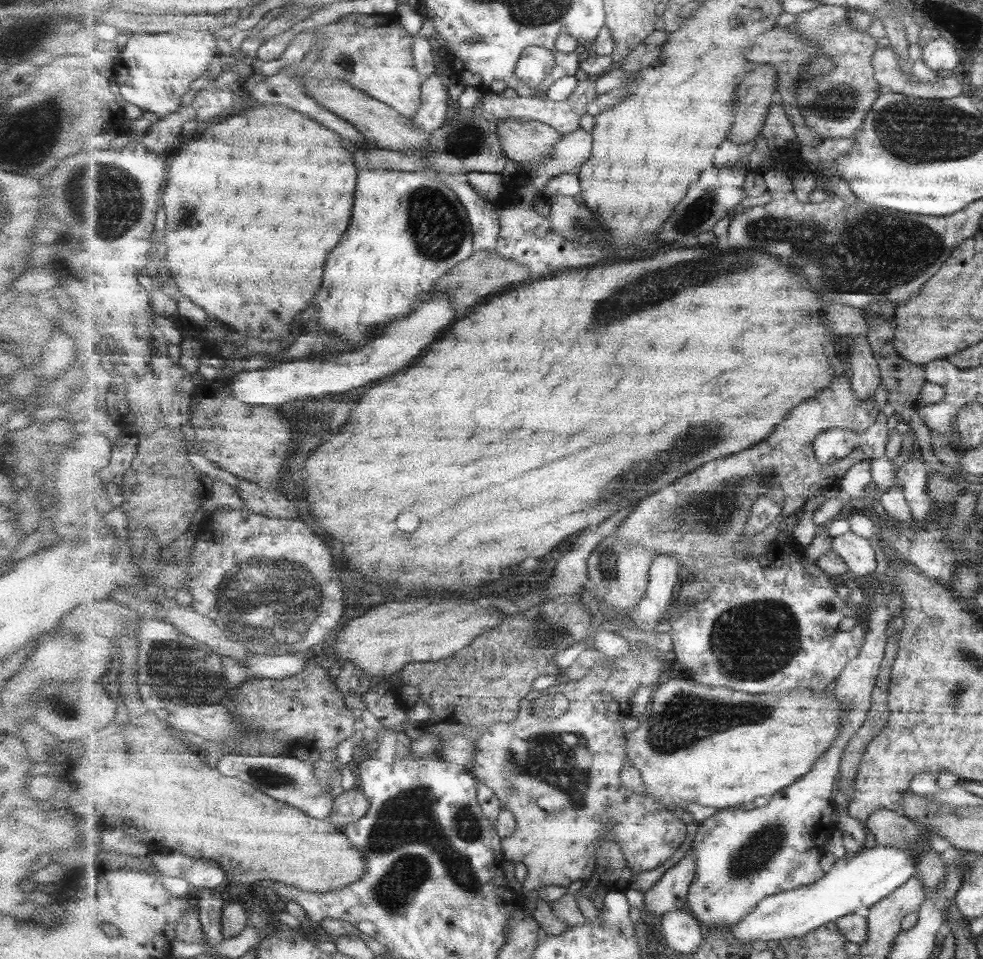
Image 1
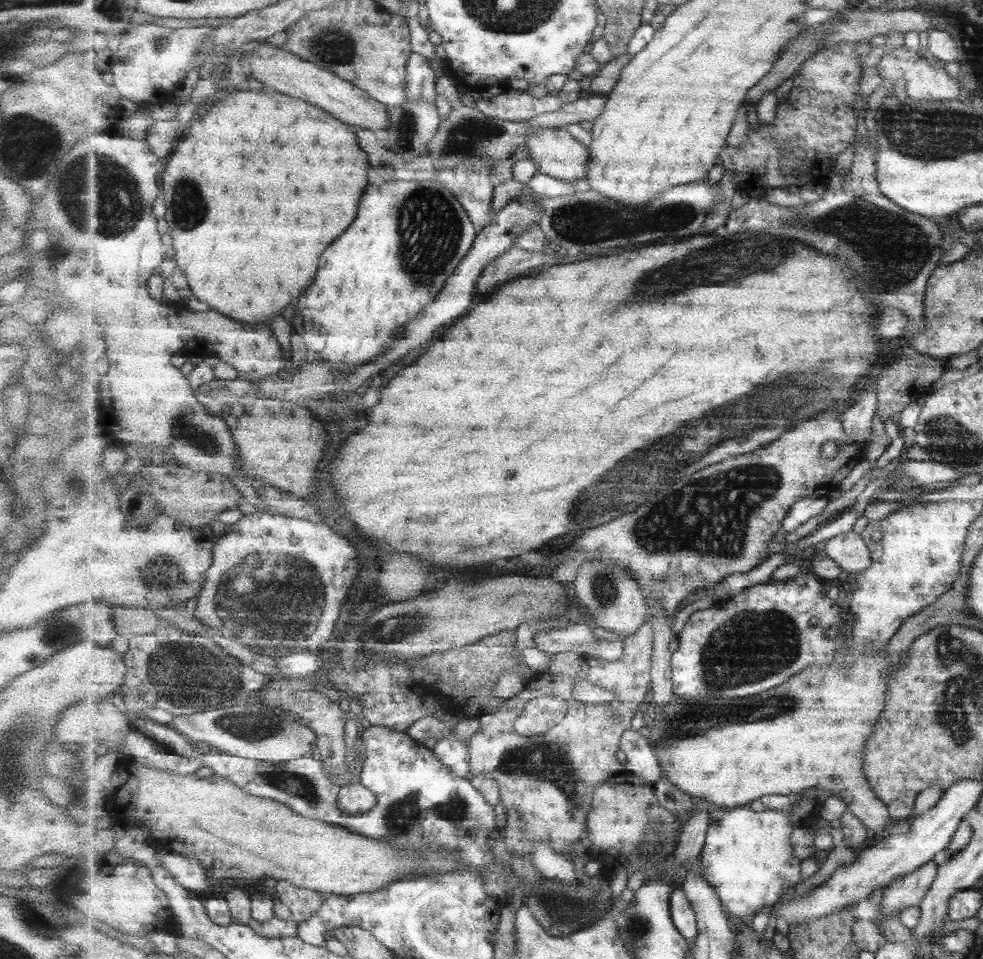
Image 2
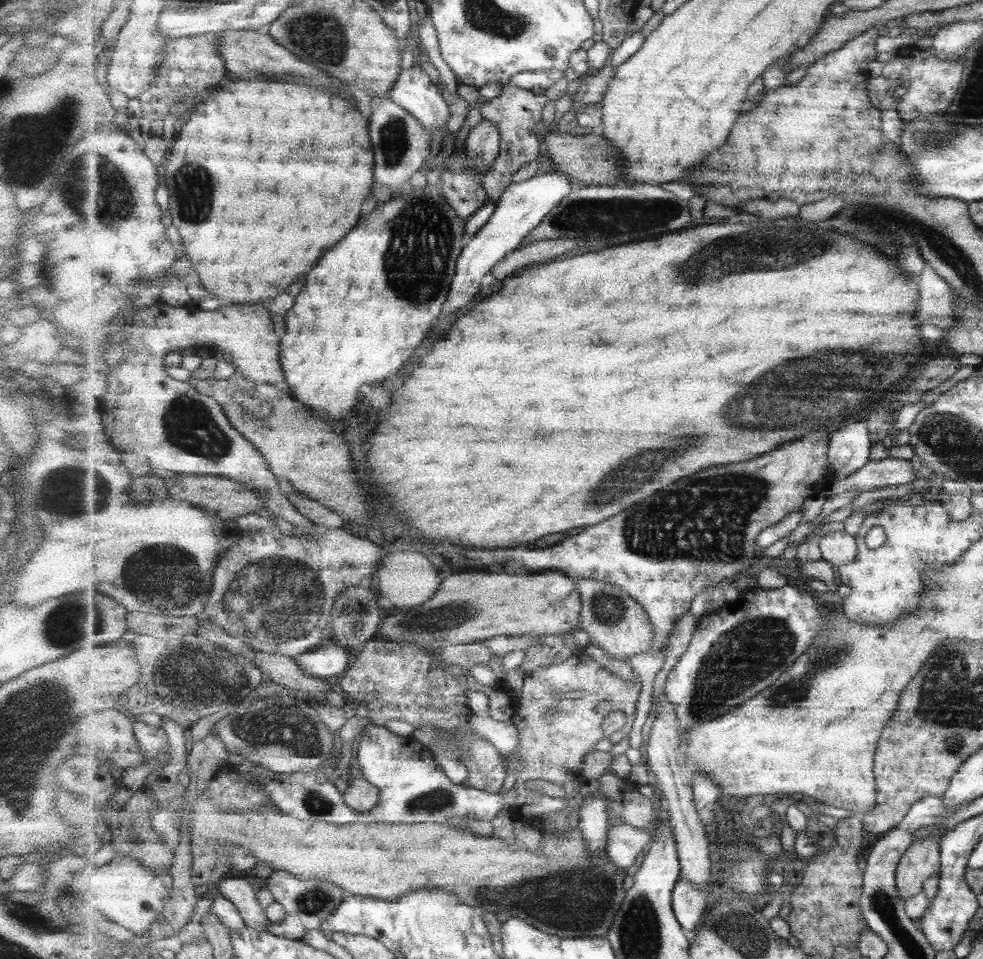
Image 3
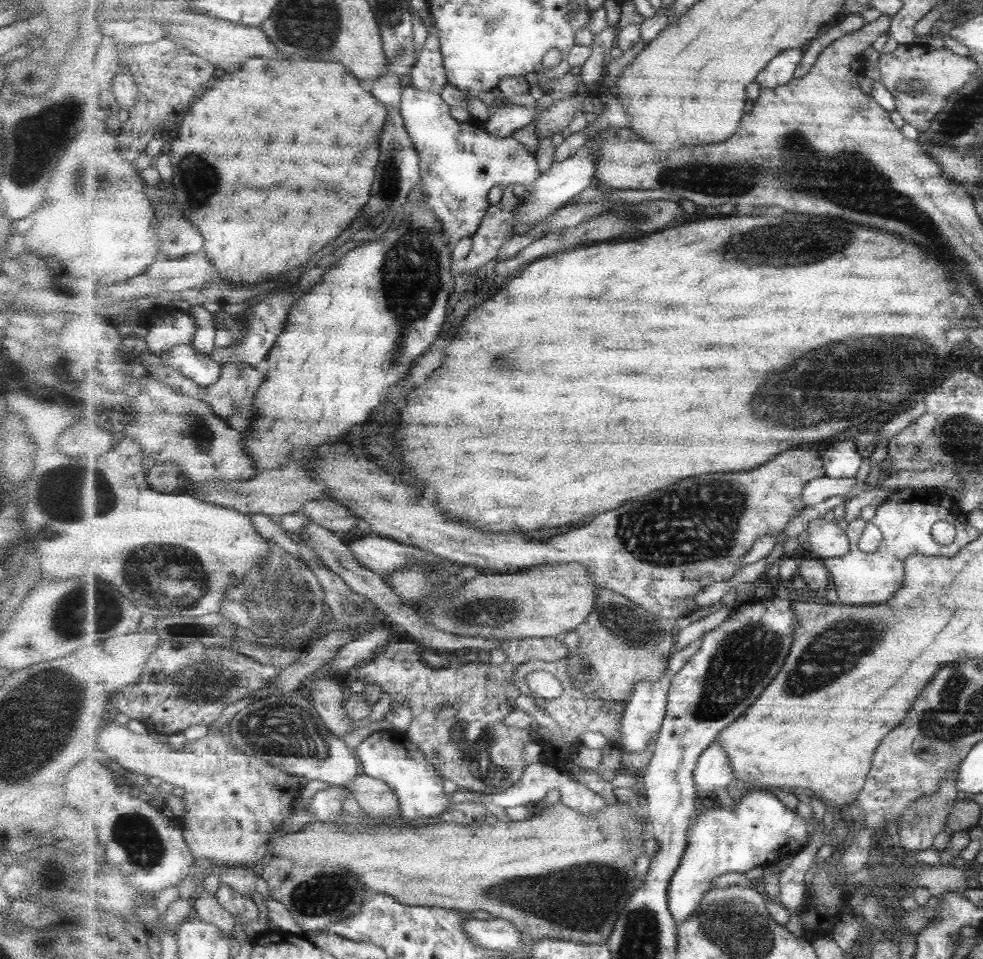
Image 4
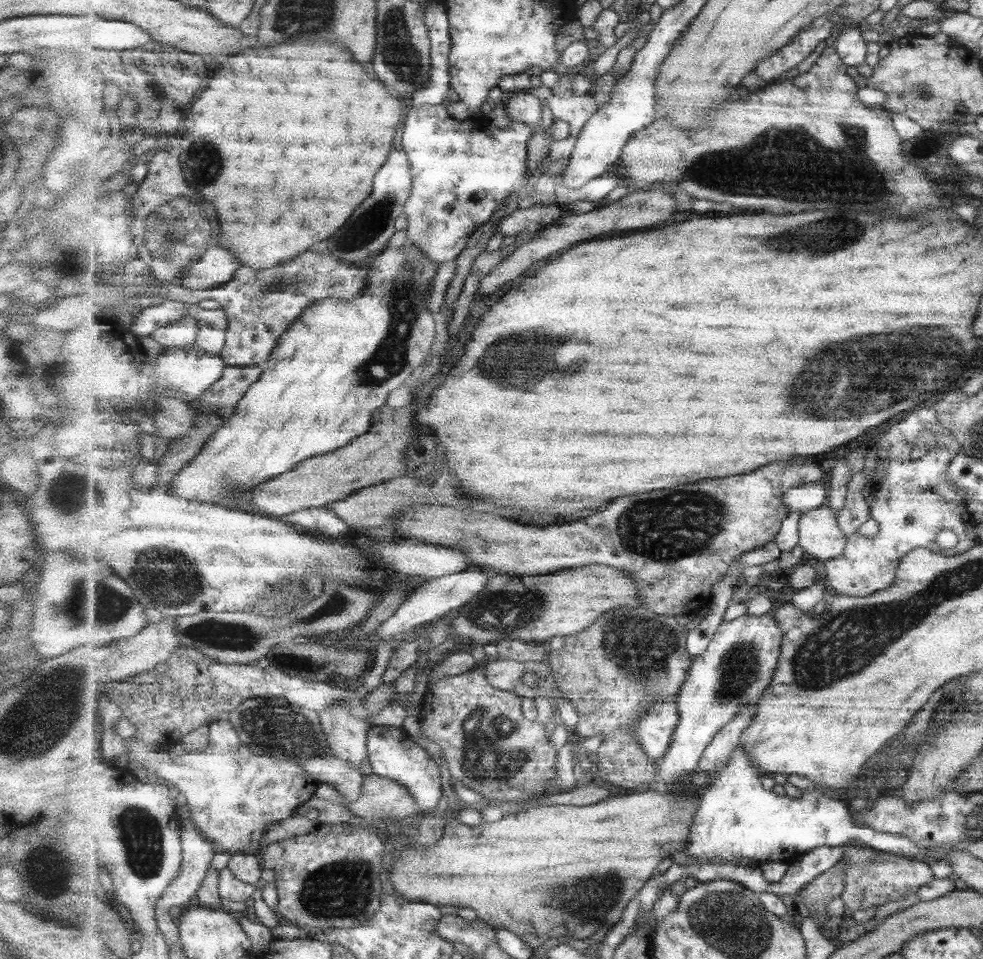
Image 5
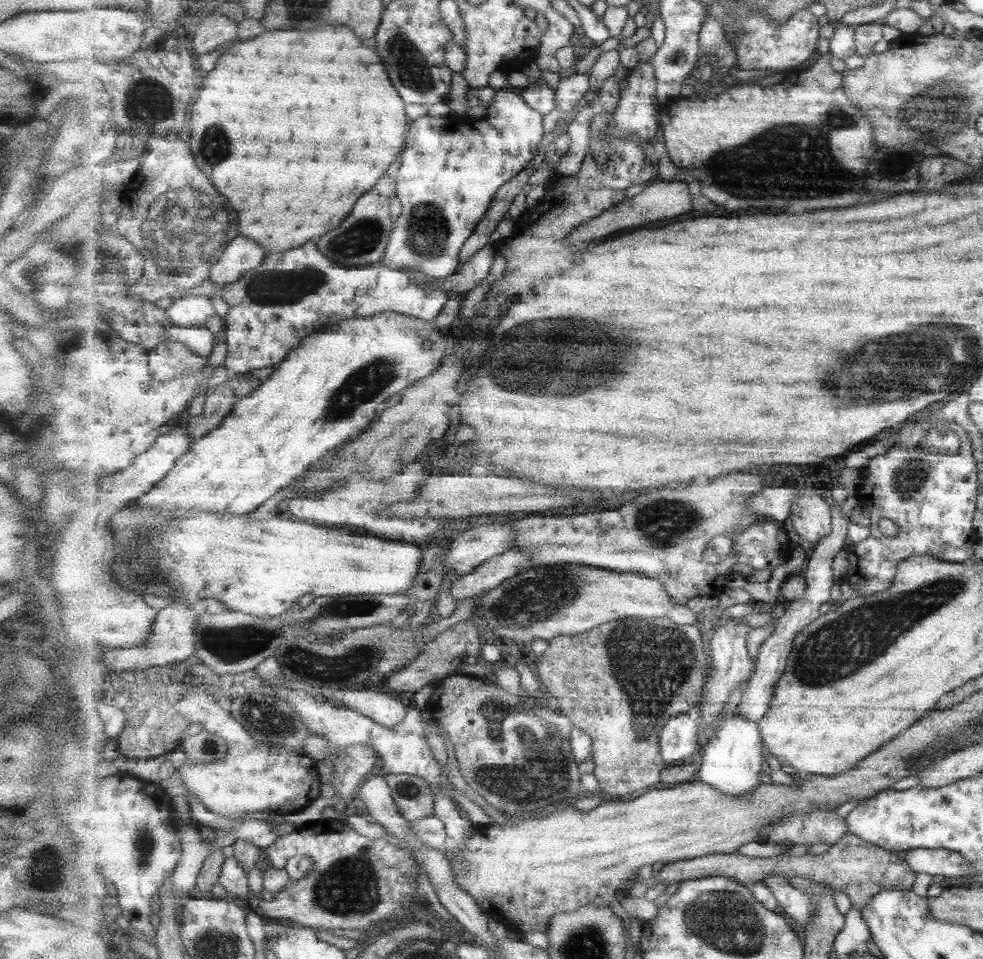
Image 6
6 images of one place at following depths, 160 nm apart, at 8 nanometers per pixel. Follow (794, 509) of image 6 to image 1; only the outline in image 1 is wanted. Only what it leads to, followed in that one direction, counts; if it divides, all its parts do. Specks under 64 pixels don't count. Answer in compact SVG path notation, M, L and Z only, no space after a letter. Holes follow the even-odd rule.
M848 531L835 538L833 551L849 566L850 577L869 577L877 568L877 556L871 542Z

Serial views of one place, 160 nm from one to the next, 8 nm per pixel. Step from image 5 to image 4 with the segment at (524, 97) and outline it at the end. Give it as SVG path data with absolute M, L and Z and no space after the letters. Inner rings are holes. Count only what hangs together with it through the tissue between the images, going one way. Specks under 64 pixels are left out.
M505 105L497 108L481 126L497 138L505 138L533 124L533 120L535 120L534 109L523 105Z

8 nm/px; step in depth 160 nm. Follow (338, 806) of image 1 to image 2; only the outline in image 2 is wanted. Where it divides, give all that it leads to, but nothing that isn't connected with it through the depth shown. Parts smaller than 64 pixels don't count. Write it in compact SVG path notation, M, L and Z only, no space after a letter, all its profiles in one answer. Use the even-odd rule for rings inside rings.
M349 782L340 787L338 803L343 813L359 816L372 810L378 803L378 796L361 782Z

